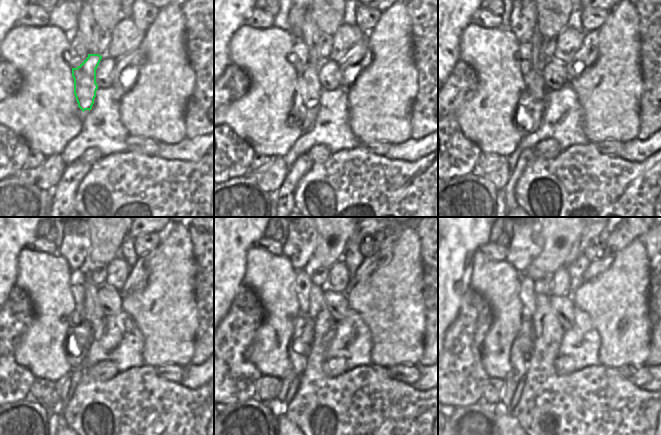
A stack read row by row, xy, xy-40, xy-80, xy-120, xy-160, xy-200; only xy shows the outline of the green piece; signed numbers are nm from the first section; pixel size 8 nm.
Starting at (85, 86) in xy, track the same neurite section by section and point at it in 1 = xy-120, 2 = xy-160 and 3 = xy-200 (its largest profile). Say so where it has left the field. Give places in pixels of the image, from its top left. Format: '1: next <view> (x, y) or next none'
1: next xy-120 (78, 334)
2: next xy-160 (298, 347)
3: next xy-200 (521, 349)

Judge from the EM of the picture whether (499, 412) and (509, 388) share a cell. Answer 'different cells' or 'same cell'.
different cells

